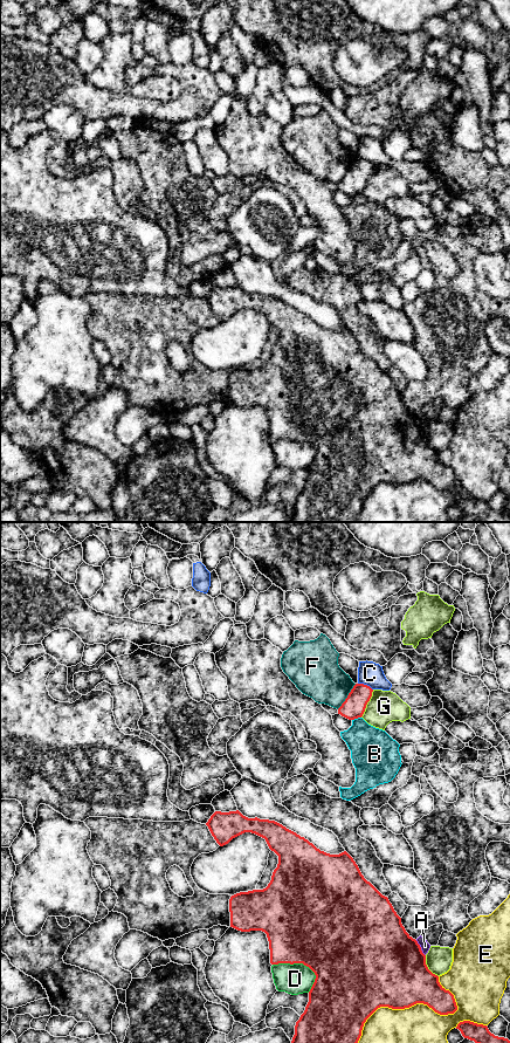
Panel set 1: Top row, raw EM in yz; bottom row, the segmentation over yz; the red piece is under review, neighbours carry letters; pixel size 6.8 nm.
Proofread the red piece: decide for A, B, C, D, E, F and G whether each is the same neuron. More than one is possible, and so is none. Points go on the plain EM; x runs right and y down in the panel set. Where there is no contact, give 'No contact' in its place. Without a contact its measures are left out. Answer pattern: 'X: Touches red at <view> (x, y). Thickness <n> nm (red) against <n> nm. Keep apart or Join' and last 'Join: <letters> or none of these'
A: Touches red at yz (420, 424). Thickness 500 nm (red) against 70 nm. Keep apart
B: Touches red at yz (356, 193). Thickness 160 nm (red) against 300 nm. Keep apart
C: Touches red at yz (365, 160). Thickness 160 nm (red) against 160 nm. Keep apart
D: Touches red at yz (302, 438). Thickness 500 nm (red) against 220 nm. Keep apart
E: Touches red at yz (405, 482). Thickness 460 nm (red) against 480 nm. Keep apart
F: Touches red at yz (347, 172). Thickness 160 nm (red) against 320 nm. Keep apart
G: Touches red at yz (366, 179). Thickness 160 nm (red) against 220 nm. Keep apart
Join: none of these

